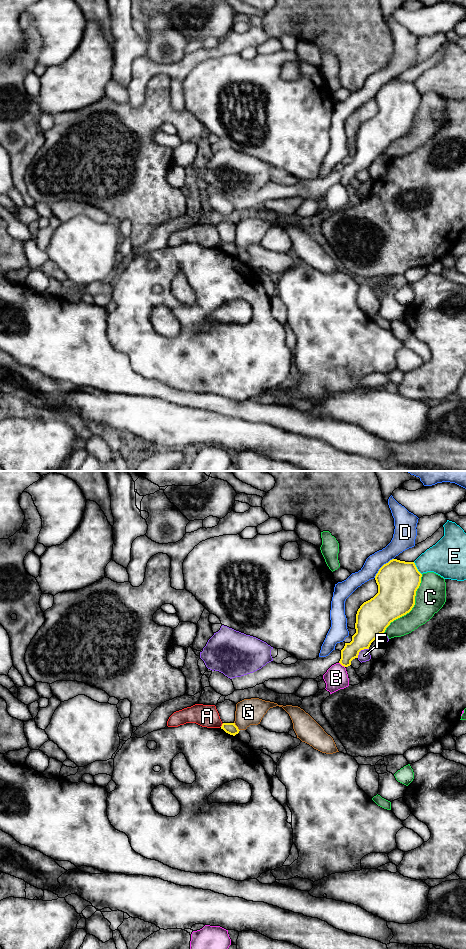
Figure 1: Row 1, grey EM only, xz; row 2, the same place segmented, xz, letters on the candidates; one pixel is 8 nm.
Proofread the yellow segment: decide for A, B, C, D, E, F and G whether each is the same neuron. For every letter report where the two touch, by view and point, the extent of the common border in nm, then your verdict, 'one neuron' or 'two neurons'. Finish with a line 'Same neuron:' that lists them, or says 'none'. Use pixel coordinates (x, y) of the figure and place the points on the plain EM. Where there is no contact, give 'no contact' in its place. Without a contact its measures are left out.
A: meets yellow in xz at (222, 245); contact 40 nm long; two neurons
B: meets yellow in xz at (342, 185); contact 60 nm long; two neurons
C: meets yellow in xz at (413, 126); contact 550 nm long; two neurons
D: meets yellow in xz at (382, 86); contact 220 nm long; two neurons
E: meets yellow in xz at (416, 88); contact 120 nm long; two neurons
F: meets yellow in xz at (361, 169); contact 120 nm long; two neurons
G: meets yellow in xz at (236, 246); contact 80 nm long; two neurons
Same neuron: none

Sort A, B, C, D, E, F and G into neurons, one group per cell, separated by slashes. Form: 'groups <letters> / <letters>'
groups A / B / C / D / E / F / G

